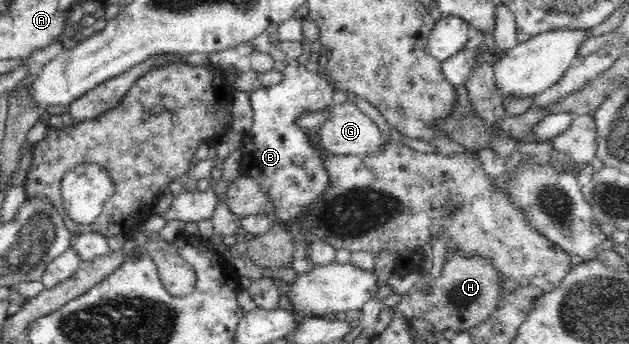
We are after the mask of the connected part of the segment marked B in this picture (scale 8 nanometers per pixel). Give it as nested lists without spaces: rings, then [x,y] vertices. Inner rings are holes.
[[[308,39],[302,42],[302,54],[288,62],[282,71],[283,80],[279,84],[249,92],[254,120],[249,132],[243,134],[241,146],[240,174],[254,178],[261,190],[268,192],[276,216],[285,225],[293,225],[294,221],[305,216],[309,204],[321,200],[331,182],[323,165],[321,151],[317,151],[319,148],[315,148],[311,139],[312,133],[295,123],[299,116],[303,116],[303,112],[319,112],[325,106],[333,104],[333,93],[337,89],[319,72],[311,72],[305,68],[313,55],[309,50],[310,44]],[[295,156],[303,156],[303,164],[295,165]]]

